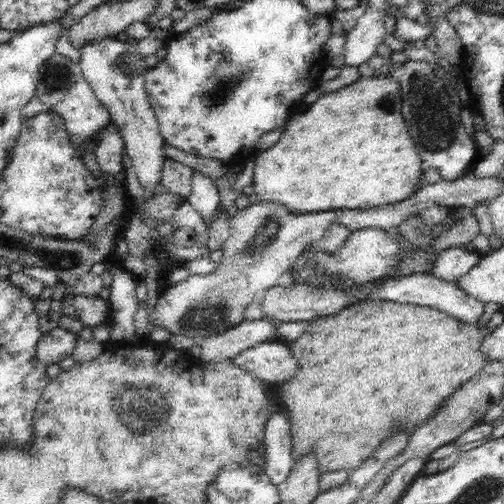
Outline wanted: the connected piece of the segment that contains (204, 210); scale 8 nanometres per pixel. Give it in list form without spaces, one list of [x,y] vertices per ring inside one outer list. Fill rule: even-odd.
[[[198,171],[193,172],[191,178],[191,192],[190,196],[188,196],[188,201],[192,207],[198,211],[198,214],[202,216],[202,222],[208,222],[208,220],[211,220],[212,224],[222,212],[222,209],[218,212],[219,192],[216,183],[214,183],[214,179],[202,173],[198,173]]]

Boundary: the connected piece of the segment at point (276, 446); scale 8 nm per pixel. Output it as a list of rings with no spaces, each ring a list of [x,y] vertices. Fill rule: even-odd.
[[[276,410],[268,418],[264,429],[264,445],[266,456],[265,473],[277,486],[284,482],[290,474],[292,465],[292,435],[290,435],[290,420],[282,410]]]

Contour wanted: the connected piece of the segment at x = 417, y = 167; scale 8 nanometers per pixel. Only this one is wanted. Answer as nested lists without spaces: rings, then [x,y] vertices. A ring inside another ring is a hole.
[[[390,74],[372,75],[367,78],[361,76],[355,82],[340,88],[340,90],[329,93],[324,92],[323,96],[320,96],[315,102],[303,106],[298,114],[294,114],[288,120],[286,128],[283,130],[283,134],[280,135],[276,144],[273,144],[268,150],[257,149],[254,155],[255,166],[252,182],[254,192],[261,201],[278,203],[284,205],[288,211],[302,214],[324,212],[338,208],[340,210],[369,209],[406,200],[416,191],[416,186],[420,181],[420,174],[422,174],[426,166],[422,162],[420,155],[418,155],[418,149],[414,146],[414,140],[406,138],[408,136],[408,126],[406,125],[406,121],[404,121],[404,115],[400,113],[403,102],[404,98],[401,93],[401,86]]]

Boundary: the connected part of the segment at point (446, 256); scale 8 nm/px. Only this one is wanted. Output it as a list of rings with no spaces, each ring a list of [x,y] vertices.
[[[448,247],[437,256],[432,274],[444,282],[456,284],[478,264],[480,258],[481,255],[475,250],[466,251],[463,247]]]

